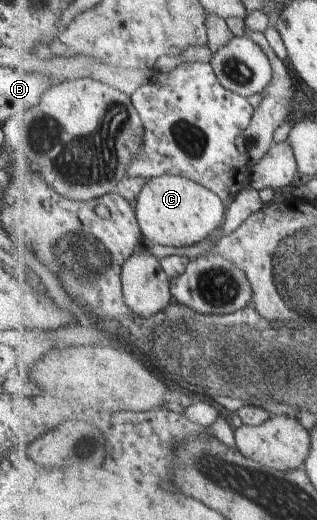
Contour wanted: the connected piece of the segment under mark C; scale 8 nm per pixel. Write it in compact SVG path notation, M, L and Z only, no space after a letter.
M180 175L148 179L136 201L135 210L145 242L166 248L186 248L206 240L222 228L228 207L227 202L212 192L212 189Z

